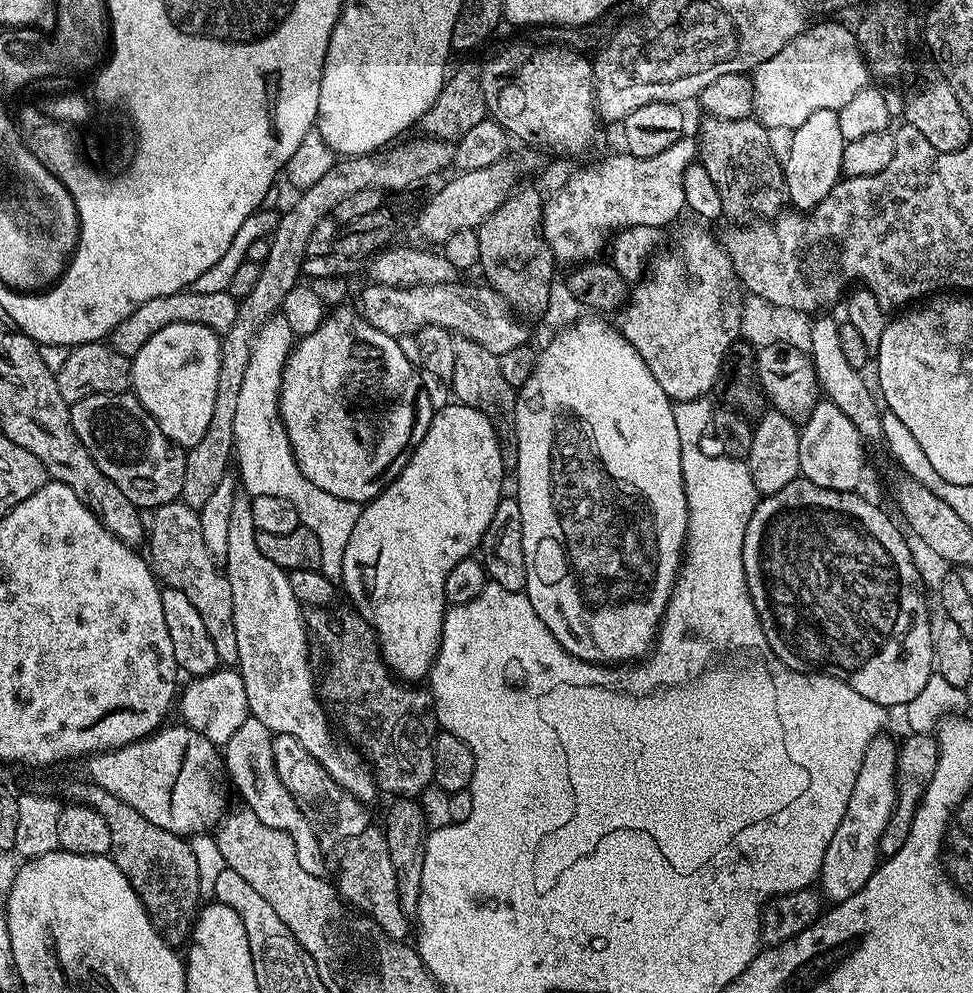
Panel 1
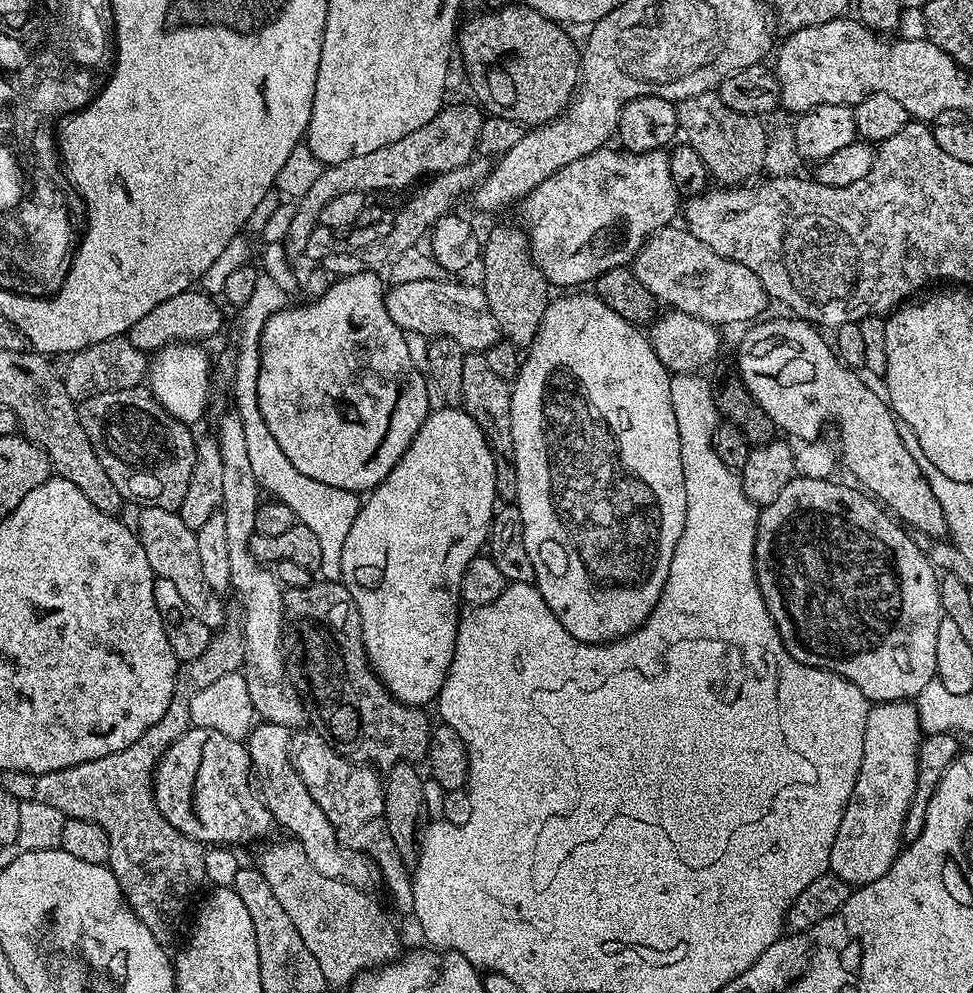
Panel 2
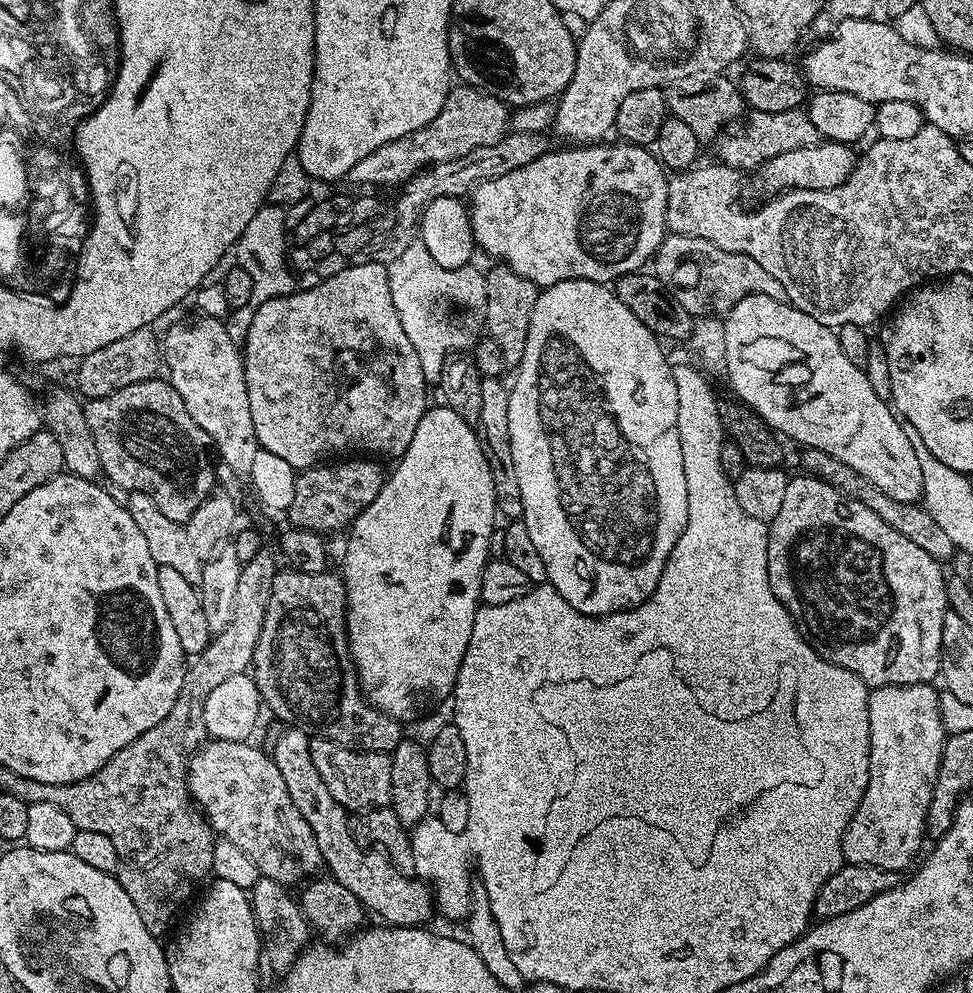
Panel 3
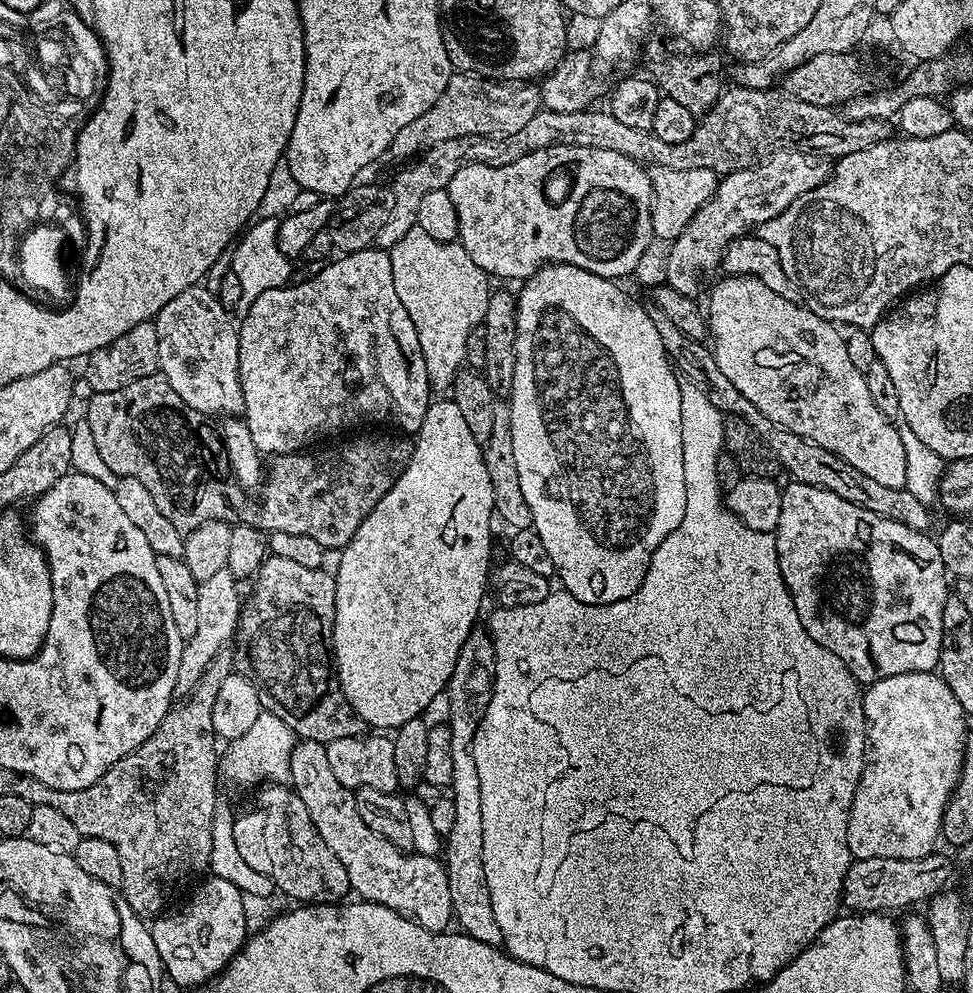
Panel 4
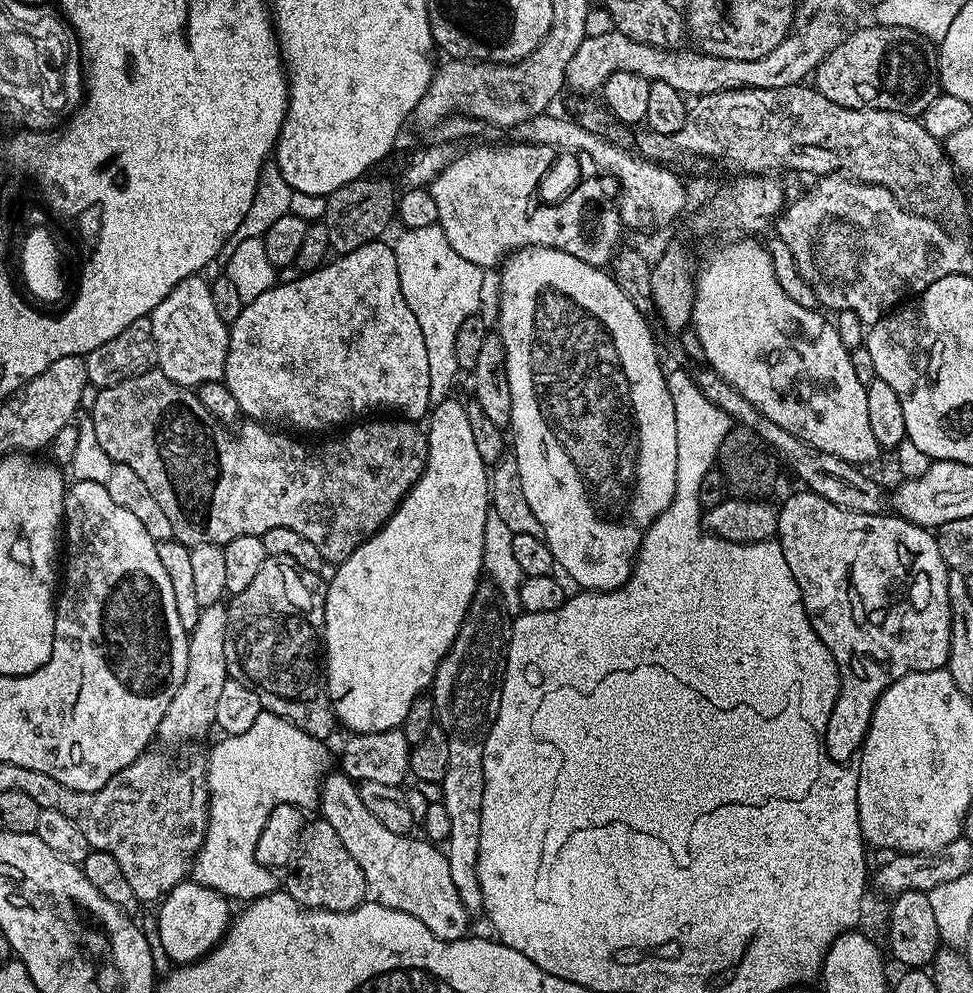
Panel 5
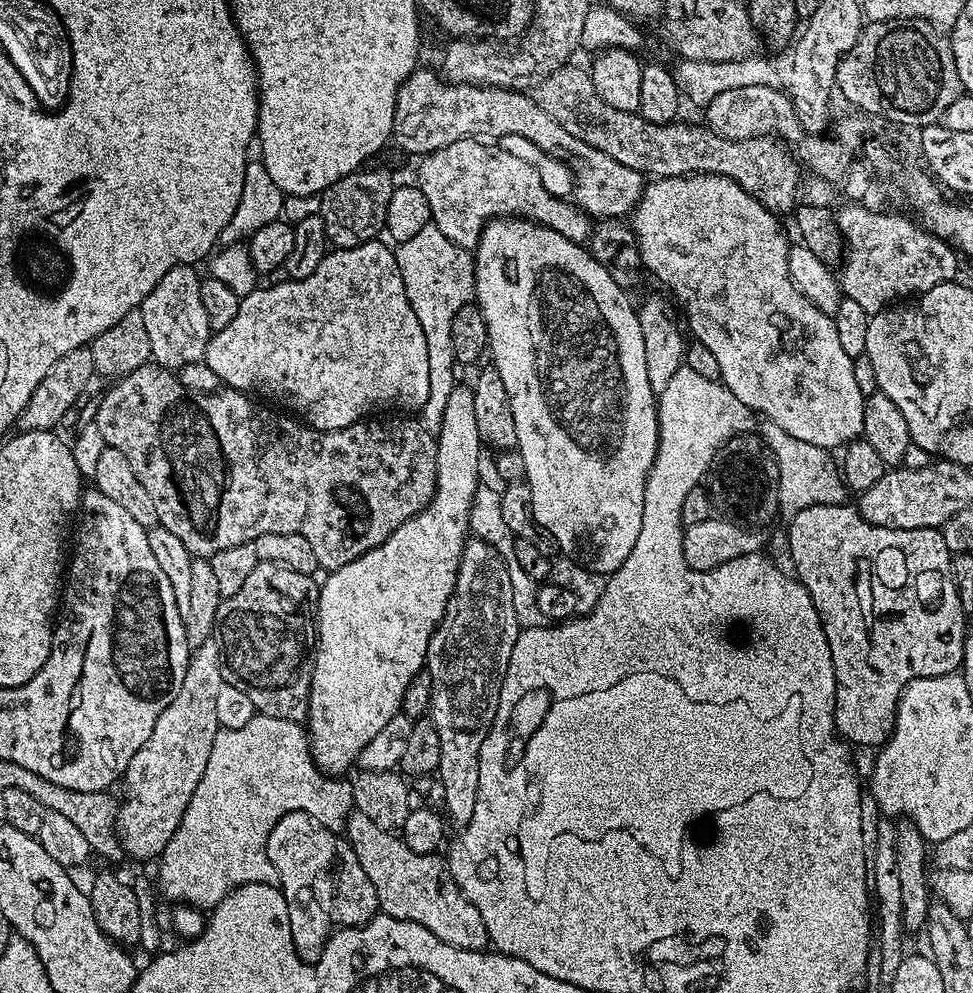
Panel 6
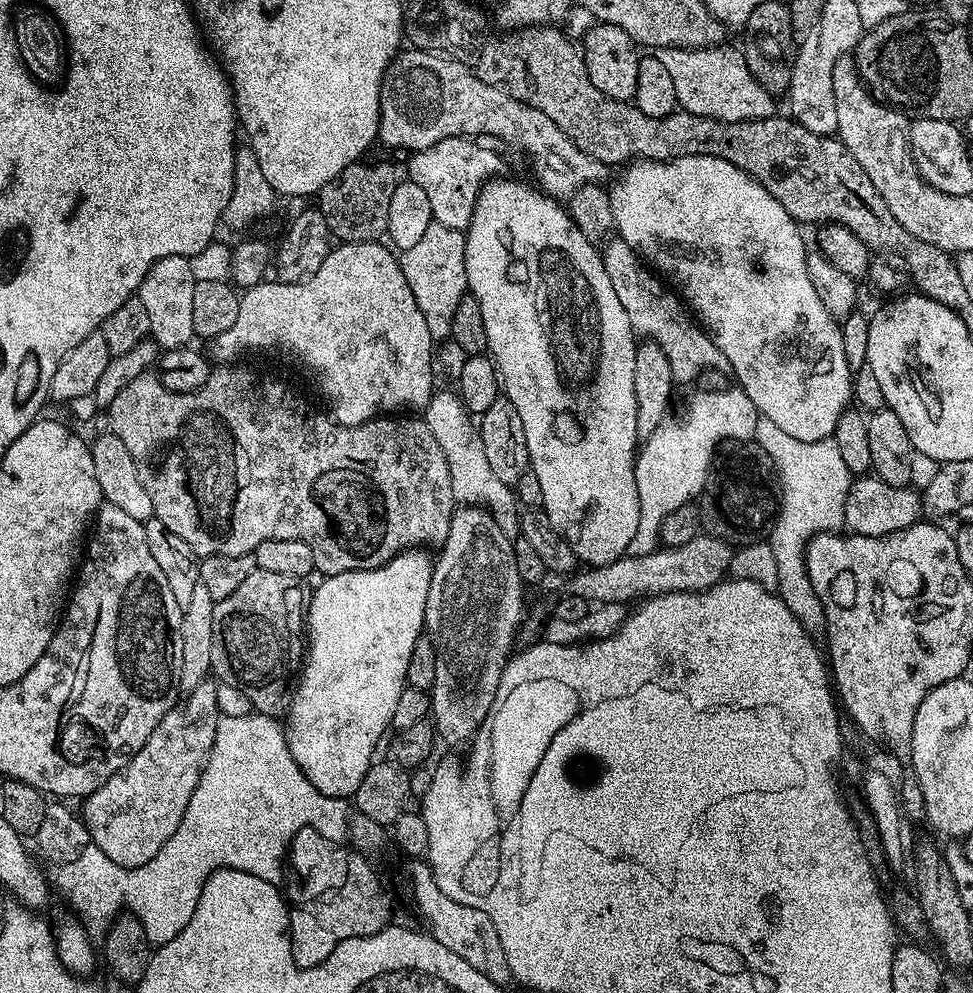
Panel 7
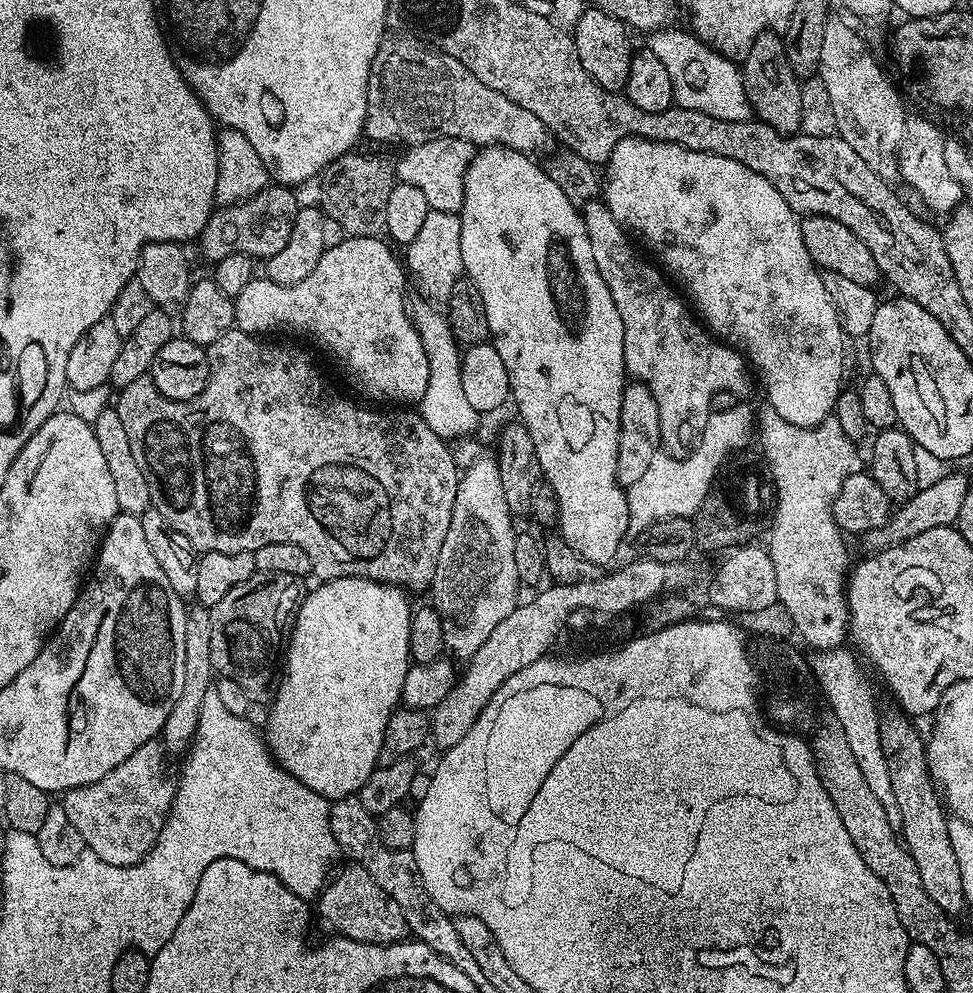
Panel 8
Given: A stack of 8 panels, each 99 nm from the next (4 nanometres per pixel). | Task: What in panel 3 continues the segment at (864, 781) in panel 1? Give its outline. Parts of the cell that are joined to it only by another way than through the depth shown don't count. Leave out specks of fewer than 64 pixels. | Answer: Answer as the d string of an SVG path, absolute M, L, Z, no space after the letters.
M887 684L873 688L868 694L870 710L870 766L868 785L862 802L854 810L842 838L844 858L850 864L881 867L884 871L903 873L903 868L917 859L916 851L926 840L928 807L932 787L938 778L940 755L946 731L940 721L940 692L932 684Z

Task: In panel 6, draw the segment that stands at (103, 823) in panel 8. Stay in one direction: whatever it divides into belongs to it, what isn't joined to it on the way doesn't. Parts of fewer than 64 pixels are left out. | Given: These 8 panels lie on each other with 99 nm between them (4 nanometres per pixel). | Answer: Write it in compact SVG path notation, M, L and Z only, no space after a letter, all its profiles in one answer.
M213 638L191 651L182 690L158 714L150 738L130 758L130 766L124 772L124 800L122 796L116 809L116 834L125 857L155 861L166 850L170 838L174 838L182 814L186 814L186 806L190 806L190 798L194 798L194 790L198 790L198 782L206 774L214 738L220 733L217 695L223 684L220 641Z

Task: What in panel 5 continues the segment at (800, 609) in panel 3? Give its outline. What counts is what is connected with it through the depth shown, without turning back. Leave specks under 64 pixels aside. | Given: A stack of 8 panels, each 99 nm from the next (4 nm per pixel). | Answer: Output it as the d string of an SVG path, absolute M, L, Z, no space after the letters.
M799 490L784 505L779 505L776 518L776 536L782 546L782 554L786 554L786 566L790 566L792 580L798 582L798 590L802 594L802 602L818 638L830 650L830 654L840 667L840 693L832 707L830 718L822 729L822 739L826 749L827 759L835 764L848 764L859 753L863 743L864 734L872 723L872 708L876 700L898 678L911 672L929 672L944 668L948 663L950 654L950 602L946 594L949 567L944 563L942 554L938 550L935 535L927 528L920 528L905 520L903 516L895 514L866 514L865 512L851 512L848 508L838 506L826 498L807 490Z

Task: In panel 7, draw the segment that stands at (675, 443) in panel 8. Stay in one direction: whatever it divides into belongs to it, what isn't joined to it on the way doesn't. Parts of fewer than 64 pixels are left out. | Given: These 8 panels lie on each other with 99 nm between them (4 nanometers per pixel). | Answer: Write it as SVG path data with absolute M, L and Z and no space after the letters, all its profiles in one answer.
M612 238L603 245L602 255L606 266L606 275L610 278L610 286L614 286L614 294L618 294L618 302L622 302L622 310L630 318L630 326L637 337L647 338L651 343L662 346L662 354L670 358L670 370L672 371L673 381L677 385L691 385L703 371L711 368L727 369L728 359L714 346L714 342L708 333L700 327L694 319L691 311L682 303L679 295L645 261L640 259L640 255L626 242L619 238Z

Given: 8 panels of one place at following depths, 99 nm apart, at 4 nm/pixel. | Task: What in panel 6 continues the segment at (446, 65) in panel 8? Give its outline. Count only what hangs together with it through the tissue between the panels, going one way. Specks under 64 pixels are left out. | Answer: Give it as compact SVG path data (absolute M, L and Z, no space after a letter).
M424 66L406 77L398 90L394 106L392 140L404 152L413 152L423 158L429 152L450 142L473 138L496 138L492 136L521 136L548 156L561 160L576 179L574 200L592 218L619 220L636 209L640 195L644 193L646 177L630 166L594 150L594 146L574 138L559 122L554 122L531 95L523 96L520 90L489 88L483 84L453 84L444 79L439 71L431 72Z

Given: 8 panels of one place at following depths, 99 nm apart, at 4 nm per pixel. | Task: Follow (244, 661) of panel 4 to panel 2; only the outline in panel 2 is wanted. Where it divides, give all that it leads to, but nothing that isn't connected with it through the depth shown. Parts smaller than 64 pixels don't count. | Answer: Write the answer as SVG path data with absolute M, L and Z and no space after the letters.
M320 578L301 588L289 588L284 592L284 619L287 627L300 636L300 648L304 651L304 665L291 665L293 681L308 680L308 693L302 699L317 729L330 741L333 748L347 760L367 764L377 770L389 770L398 763L423 761L428 754L430 723L423 707L409 706L396 700L381 684L372 669L372 663L362 642L362 626L358 606L346 590L343 582L336 578Z

